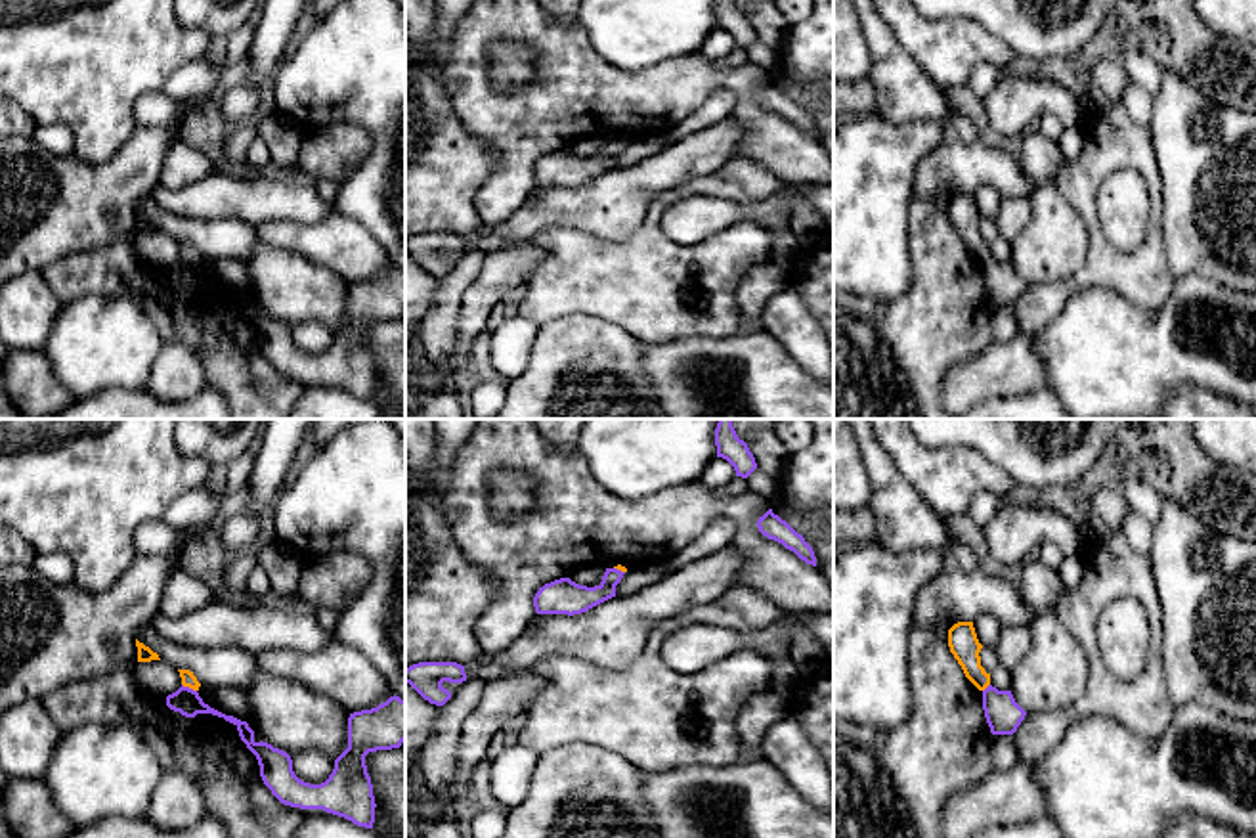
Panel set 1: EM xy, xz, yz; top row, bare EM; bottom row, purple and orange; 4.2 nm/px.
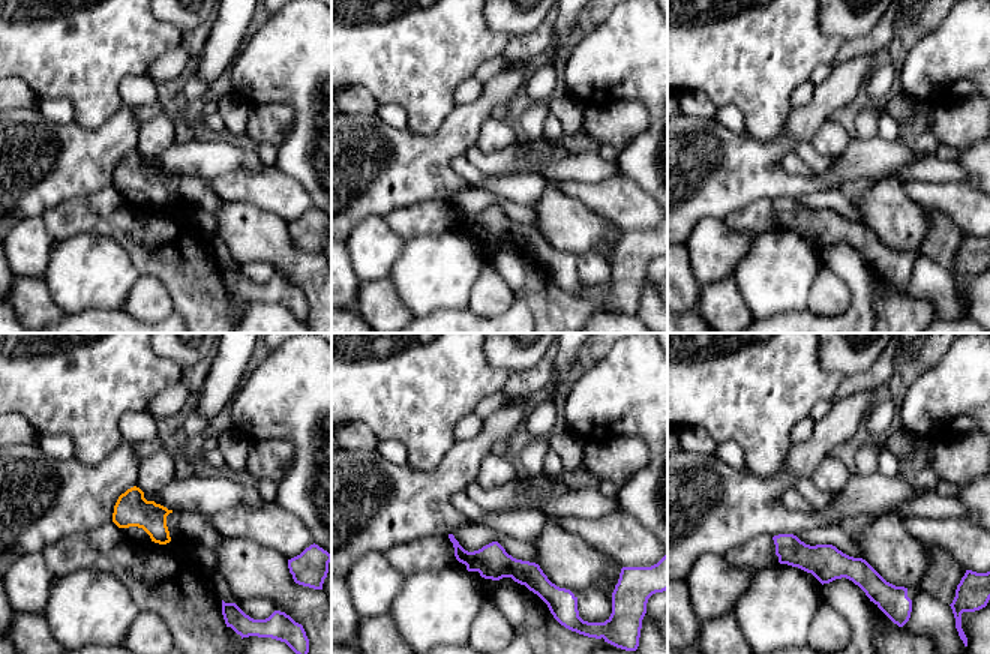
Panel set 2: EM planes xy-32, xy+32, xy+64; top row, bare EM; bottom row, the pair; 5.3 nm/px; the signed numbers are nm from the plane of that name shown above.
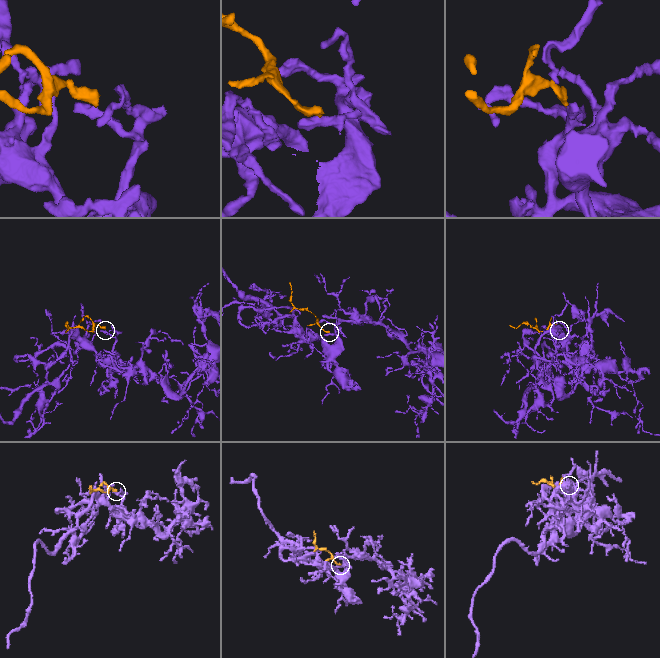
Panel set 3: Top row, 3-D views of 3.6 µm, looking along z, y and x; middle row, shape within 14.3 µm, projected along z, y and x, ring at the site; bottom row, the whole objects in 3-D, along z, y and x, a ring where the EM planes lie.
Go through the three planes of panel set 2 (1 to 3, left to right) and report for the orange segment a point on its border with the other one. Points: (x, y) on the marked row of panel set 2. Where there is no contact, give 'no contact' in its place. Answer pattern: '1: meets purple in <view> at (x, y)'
1: no contact
2: no contact
3: no contact

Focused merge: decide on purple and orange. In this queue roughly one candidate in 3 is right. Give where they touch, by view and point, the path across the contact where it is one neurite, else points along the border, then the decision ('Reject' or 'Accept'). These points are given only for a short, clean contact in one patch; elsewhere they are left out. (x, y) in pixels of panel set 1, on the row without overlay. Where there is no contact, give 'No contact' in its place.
Touches purple at xy (188, 259). Path across: xy (186, 272), (188, 259), (188, 251). Accept

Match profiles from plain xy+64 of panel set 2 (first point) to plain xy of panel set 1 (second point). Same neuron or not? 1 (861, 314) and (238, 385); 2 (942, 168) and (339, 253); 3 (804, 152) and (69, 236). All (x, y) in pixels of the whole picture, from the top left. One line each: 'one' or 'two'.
1: two
2: two
3: two

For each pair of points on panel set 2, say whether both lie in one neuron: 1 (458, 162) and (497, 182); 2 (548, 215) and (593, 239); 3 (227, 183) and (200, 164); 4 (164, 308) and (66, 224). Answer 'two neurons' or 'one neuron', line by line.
1: one neuron
2: one neuron
3: two neurons
4: two neurons

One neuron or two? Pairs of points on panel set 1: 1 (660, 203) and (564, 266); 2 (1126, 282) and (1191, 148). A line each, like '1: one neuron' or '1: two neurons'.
1: one neuron
2: two neurons

